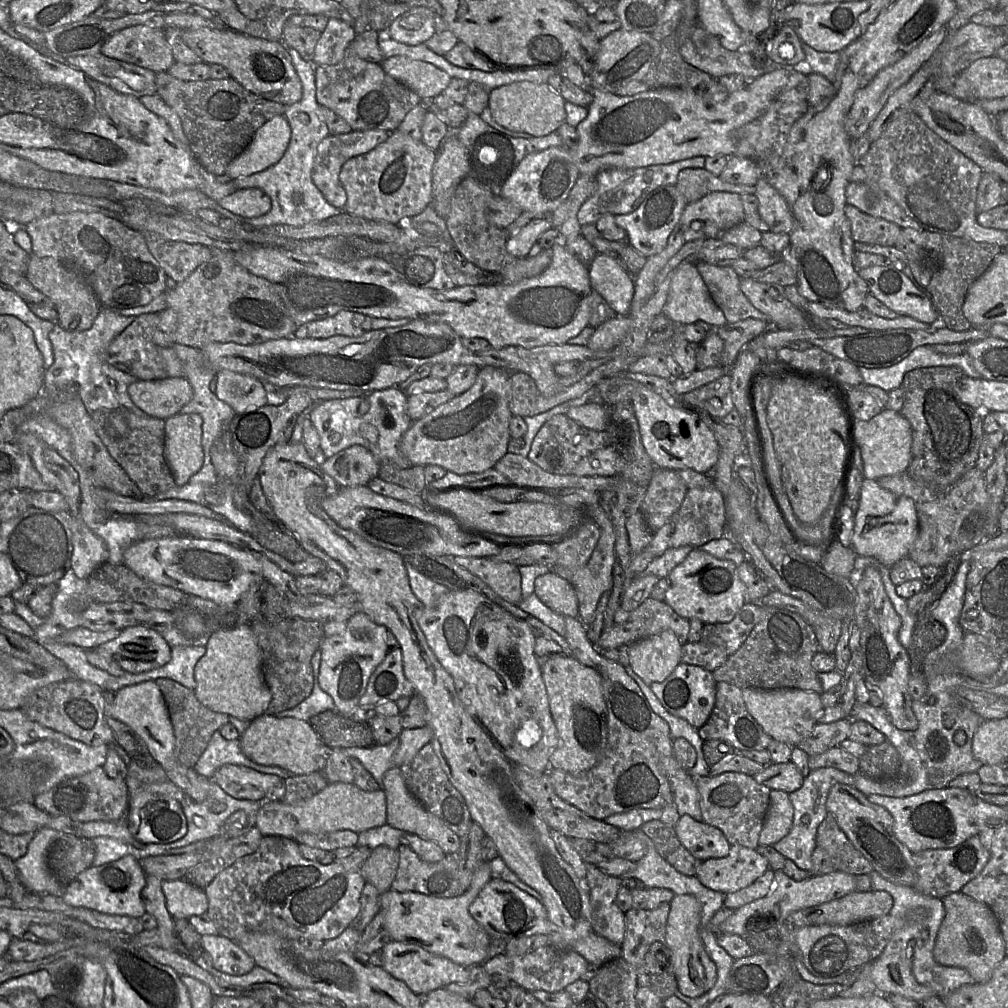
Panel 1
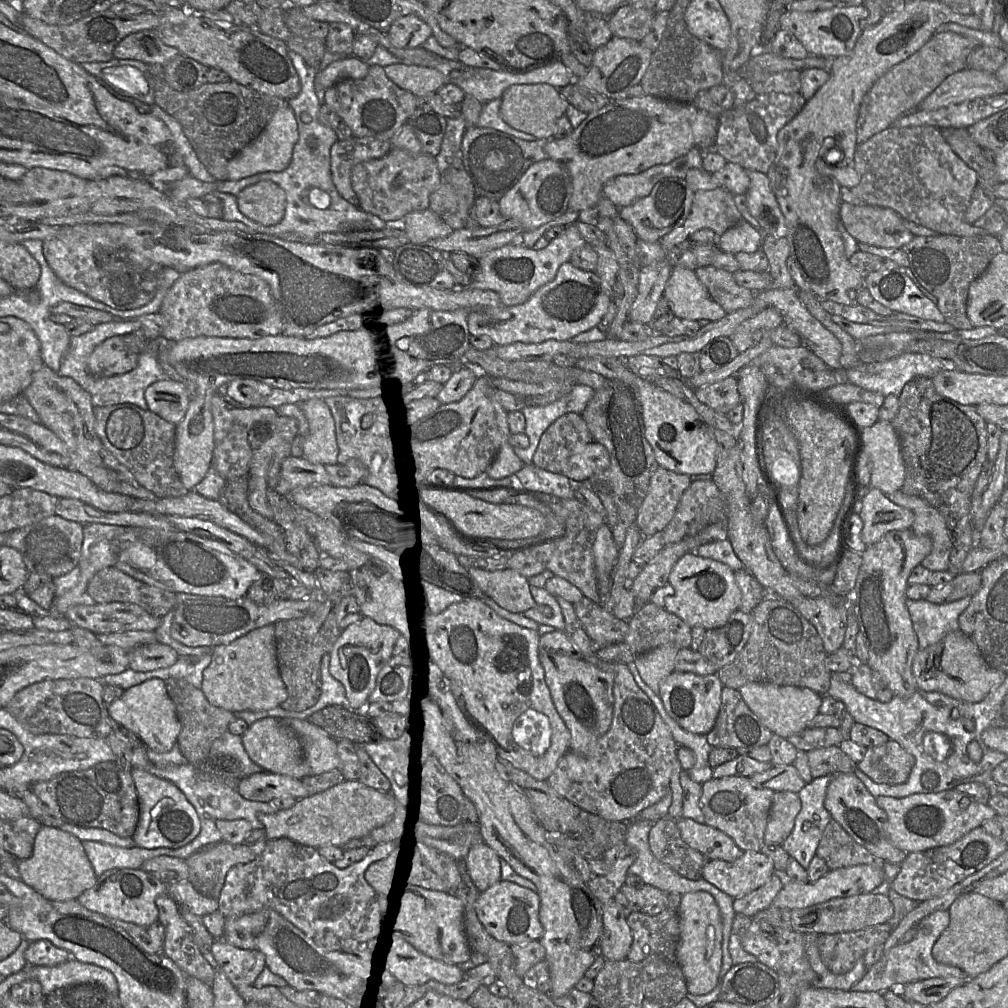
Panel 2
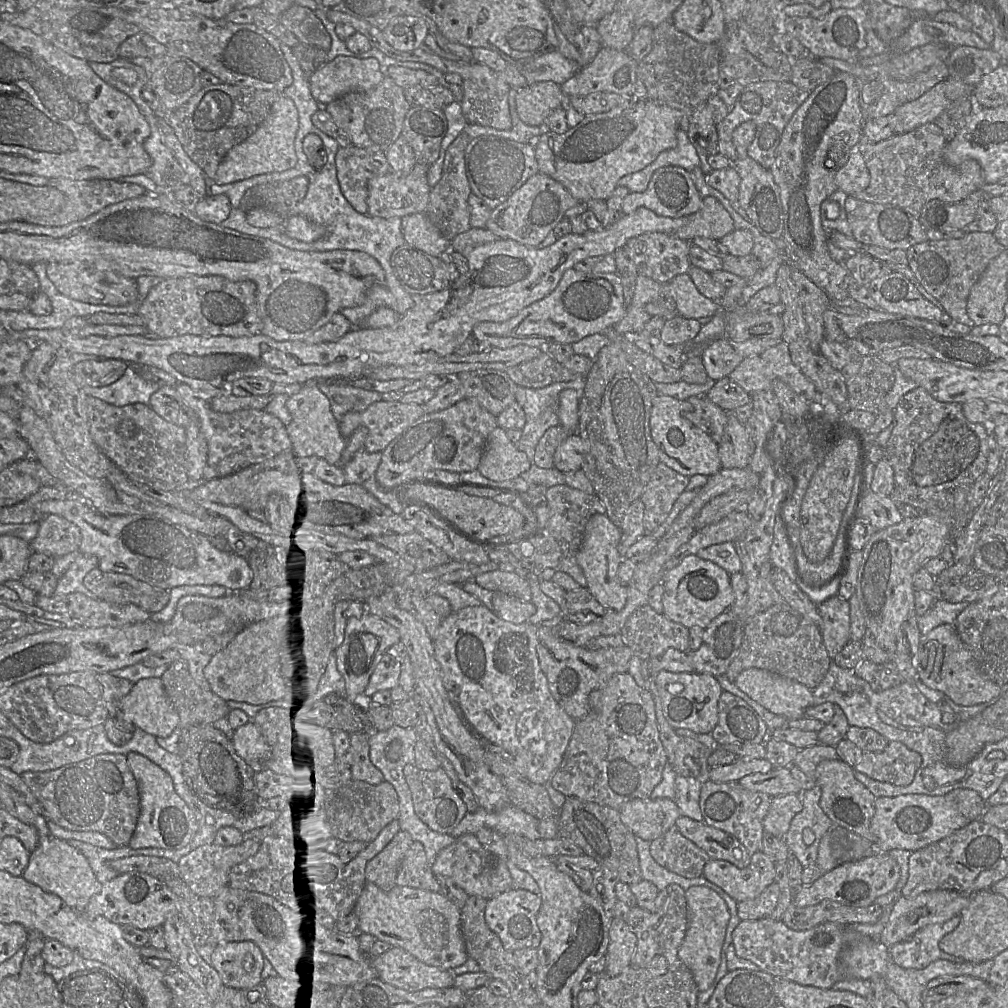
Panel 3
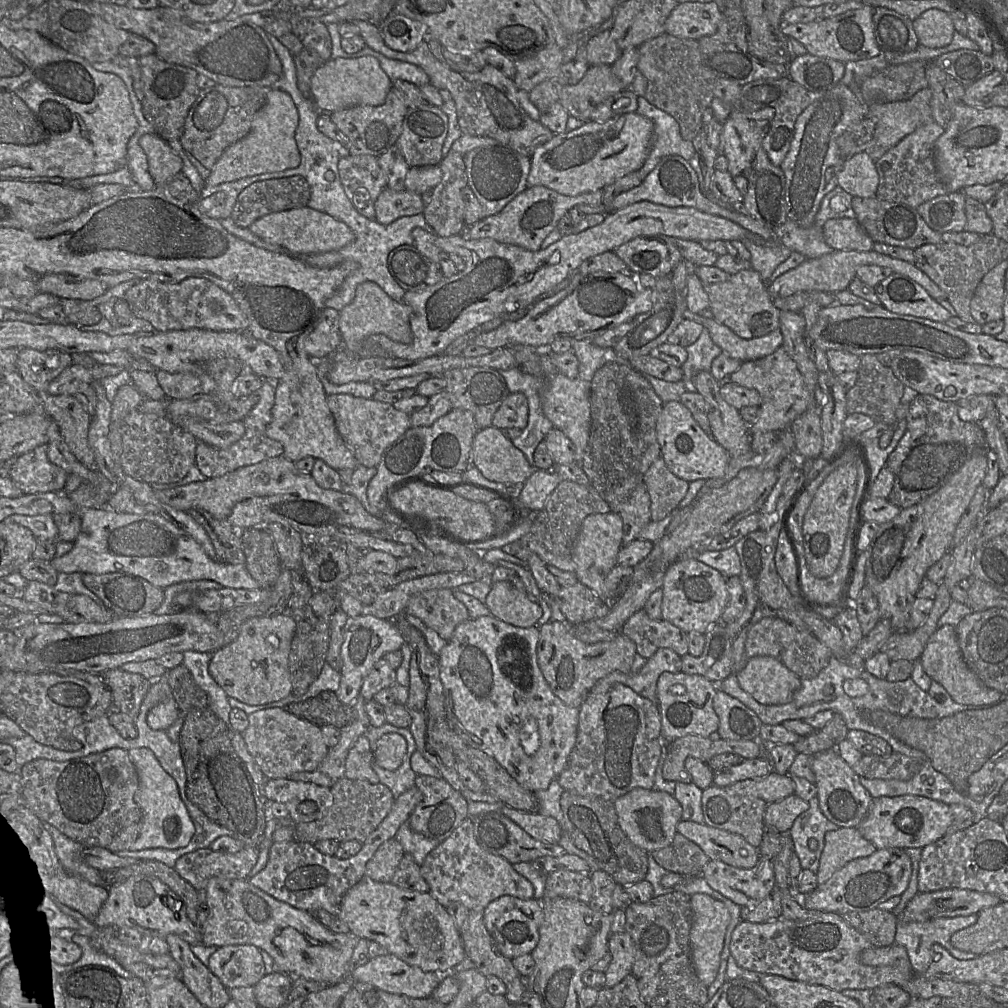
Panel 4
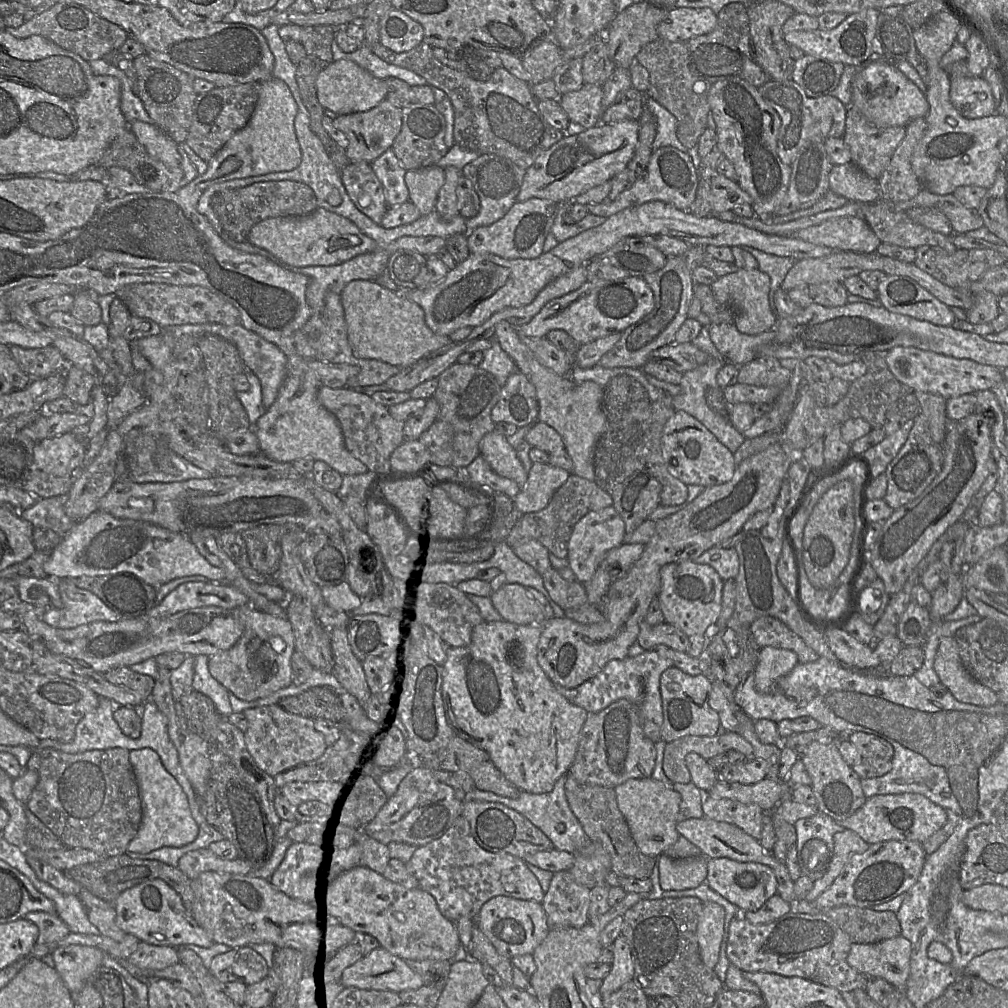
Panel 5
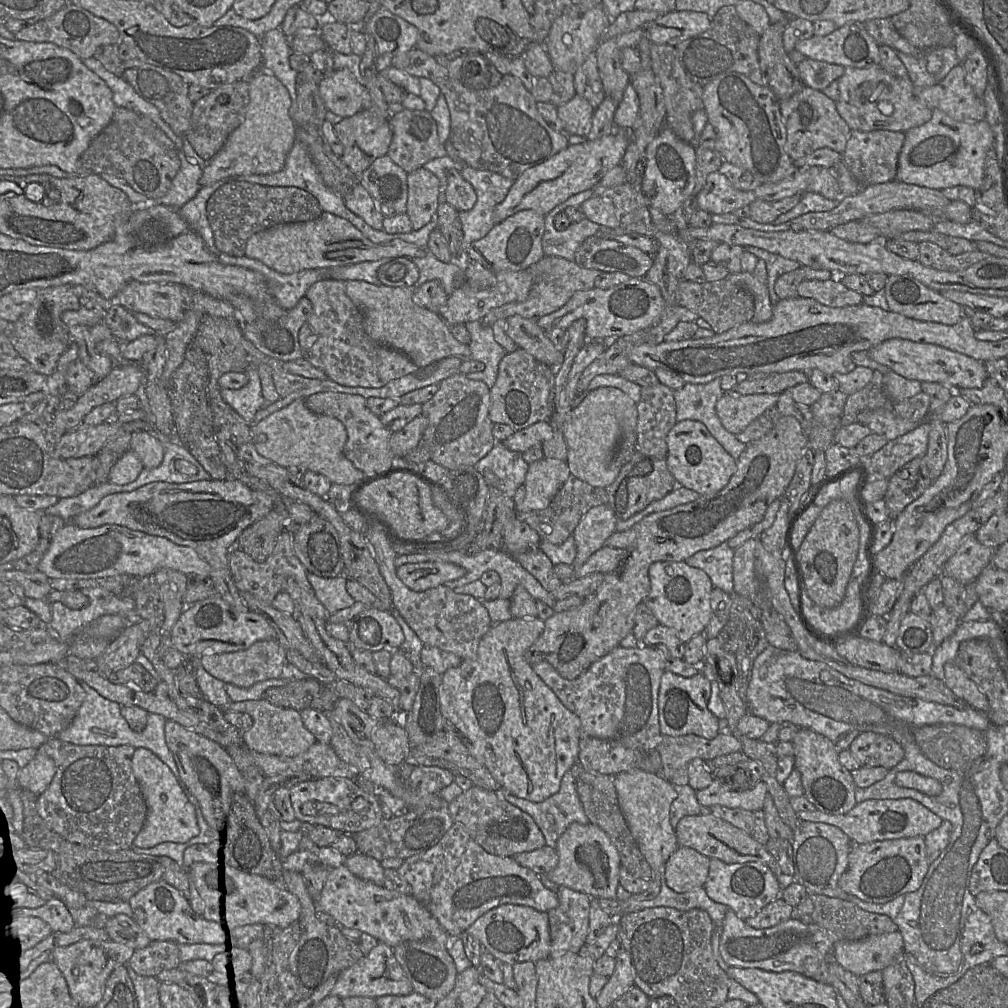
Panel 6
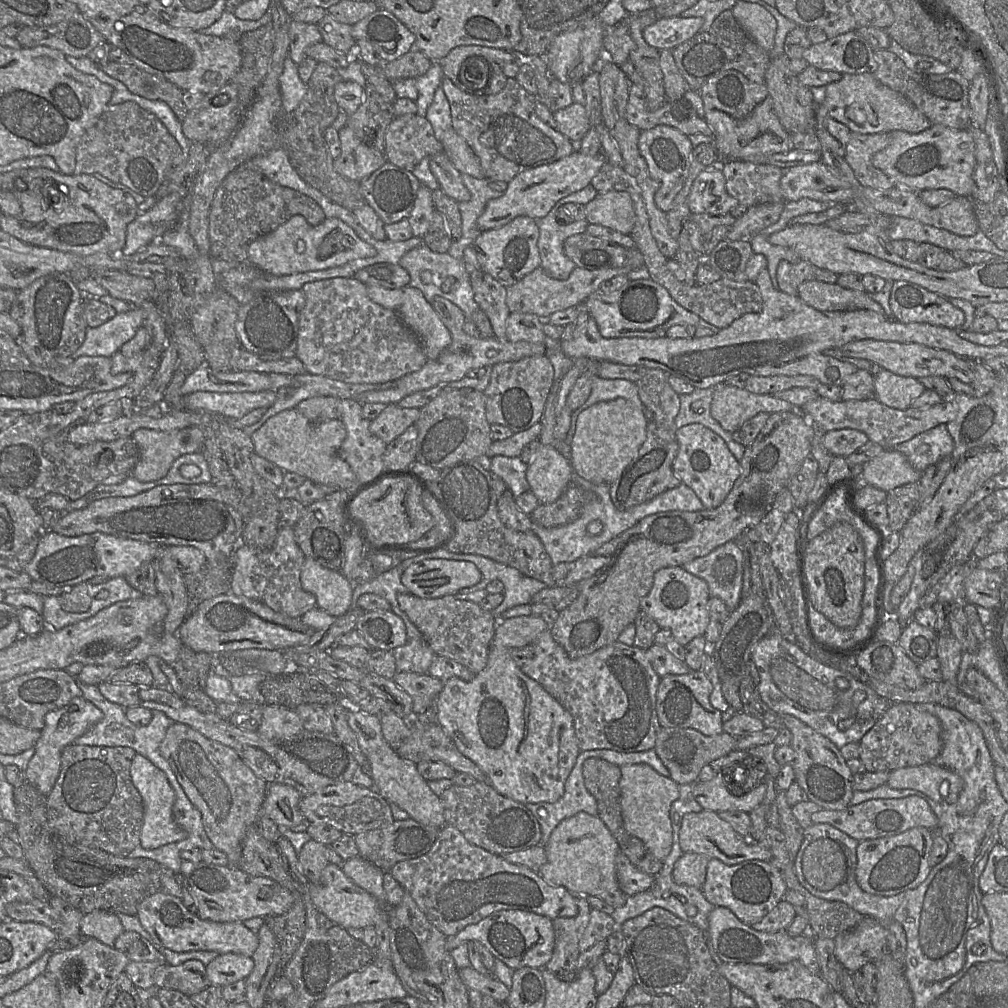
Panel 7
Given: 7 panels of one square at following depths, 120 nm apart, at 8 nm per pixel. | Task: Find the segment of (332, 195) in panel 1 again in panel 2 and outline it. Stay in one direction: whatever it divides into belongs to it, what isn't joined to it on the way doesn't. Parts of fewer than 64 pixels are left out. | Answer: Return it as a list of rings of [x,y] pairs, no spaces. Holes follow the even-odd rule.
[[[351,137],[336,141],[330,149],[332,181],[347,202],[359,206],[359,200],[351,185],[352,168],[364,161],[385,156],[392,149],[391,141],[375,137]]]

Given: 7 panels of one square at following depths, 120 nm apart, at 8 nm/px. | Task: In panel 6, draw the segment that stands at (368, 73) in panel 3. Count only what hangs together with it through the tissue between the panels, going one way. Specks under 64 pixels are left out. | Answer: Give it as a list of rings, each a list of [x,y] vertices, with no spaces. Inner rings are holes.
[[[348,68],[334,70],[321,80],[319,93],[326,108],[345,118],[369,109],[371,97]]]

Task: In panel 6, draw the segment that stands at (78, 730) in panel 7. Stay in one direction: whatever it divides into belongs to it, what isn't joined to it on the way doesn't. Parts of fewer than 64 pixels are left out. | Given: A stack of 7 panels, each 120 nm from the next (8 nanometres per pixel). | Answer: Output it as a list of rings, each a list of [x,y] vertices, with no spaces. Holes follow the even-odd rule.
[[[37,750],[35,757],[20,769],[16,782],[20,788],[40,796],[51,784],[55,773],[54,760]]]

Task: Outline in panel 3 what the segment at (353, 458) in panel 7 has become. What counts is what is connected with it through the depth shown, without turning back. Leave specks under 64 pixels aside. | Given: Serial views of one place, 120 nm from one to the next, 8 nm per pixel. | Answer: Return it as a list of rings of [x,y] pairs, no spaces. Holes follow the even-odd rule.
[[[380,400],[362,412],[346,413],[338,426],[344,439],[348,439],[358,427],[367,427],[369,434],[364,449],[369,453],[382,452],[423,415],[421,405]]]

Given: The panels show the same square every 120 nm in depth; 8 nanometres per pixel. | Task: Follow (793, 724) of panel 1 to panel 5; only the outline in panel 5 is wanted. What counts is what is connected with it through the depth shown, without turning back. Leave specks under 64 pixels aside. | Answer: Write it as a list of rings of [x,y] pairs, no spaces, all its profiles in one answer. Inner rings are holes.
[[[770,646],[760,648],[753,671],[756,691],[762,694],[775,691],[778,680],[787,675],[797,663],[797,655],[791,650]]]

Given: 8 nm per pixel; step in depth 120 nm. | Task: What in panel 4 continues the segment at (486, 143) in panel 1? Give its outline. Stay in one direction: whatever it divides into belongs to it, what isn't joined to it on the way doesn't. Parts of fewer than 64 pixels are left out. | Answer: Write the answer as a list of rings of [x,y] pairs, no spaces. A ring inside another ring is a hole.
[[[501,144],[480,147],[464,154],[468,186],[483,207],[483,217],[499,213],[512,199],[528,188],[531,158]]]

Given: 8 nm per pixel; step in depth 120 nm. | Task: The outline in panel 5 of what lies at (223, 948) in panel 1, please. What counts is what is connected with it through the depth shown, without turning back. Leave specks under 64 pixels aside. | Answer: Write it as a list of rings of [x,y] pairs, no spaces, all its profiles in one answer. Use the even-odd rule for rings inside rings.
[[[249,946],[231,948],[216,955],[209,970],[221,983],[241,982],[247,986],[269,975],[266,960]]]

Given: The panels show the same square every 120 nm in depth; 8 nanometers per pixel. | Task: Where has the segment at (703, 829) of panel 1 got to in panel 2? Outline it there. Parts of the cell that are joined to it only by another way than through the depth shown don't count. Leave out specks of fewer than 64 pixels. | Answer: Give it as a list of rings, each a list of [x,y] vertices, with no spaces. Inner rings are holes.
[[[684,817],[676,824],[683,841],[709,860],[734,862],[743,854],[734,840],[717,828]]]

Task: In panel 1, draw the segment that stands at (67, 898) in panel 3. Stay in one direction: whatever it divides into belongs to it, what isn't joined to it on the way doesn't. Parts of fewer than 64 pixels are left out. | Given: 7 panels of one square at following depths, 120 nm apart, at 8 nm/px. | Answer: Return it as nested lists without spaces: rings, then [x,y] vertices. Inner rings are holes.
[[[47,826],[40,828],[29,844],[26,855],[16,860],[16,870],[29,890],[38,894],[62,896],[65,884],[48,865],[49,850],[61,835],[59,831]]]

